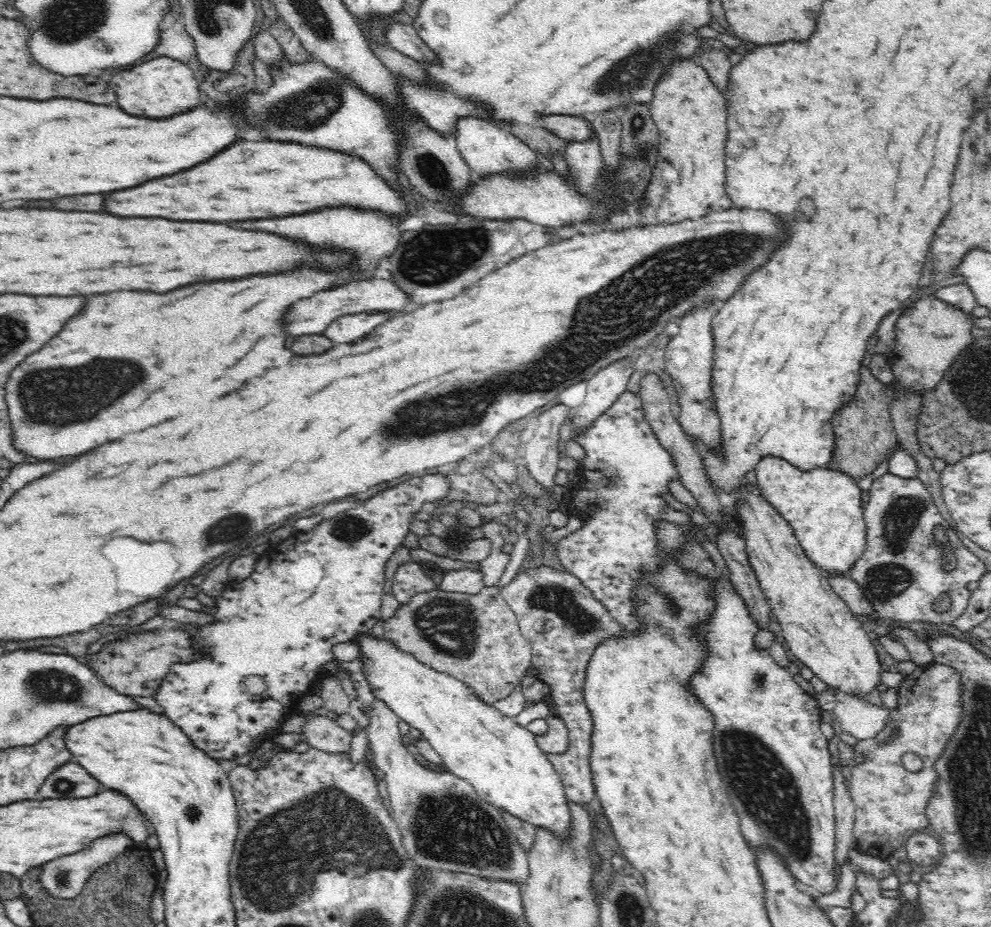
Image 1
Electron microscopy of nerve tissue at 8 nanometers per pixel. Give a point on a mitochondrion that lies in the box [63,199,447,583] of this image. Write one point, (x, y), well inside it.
(227, 533)

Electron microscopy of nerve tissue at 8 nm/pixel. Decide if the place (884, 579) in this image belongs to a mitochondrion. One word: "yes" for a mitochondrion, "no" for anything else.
yes

